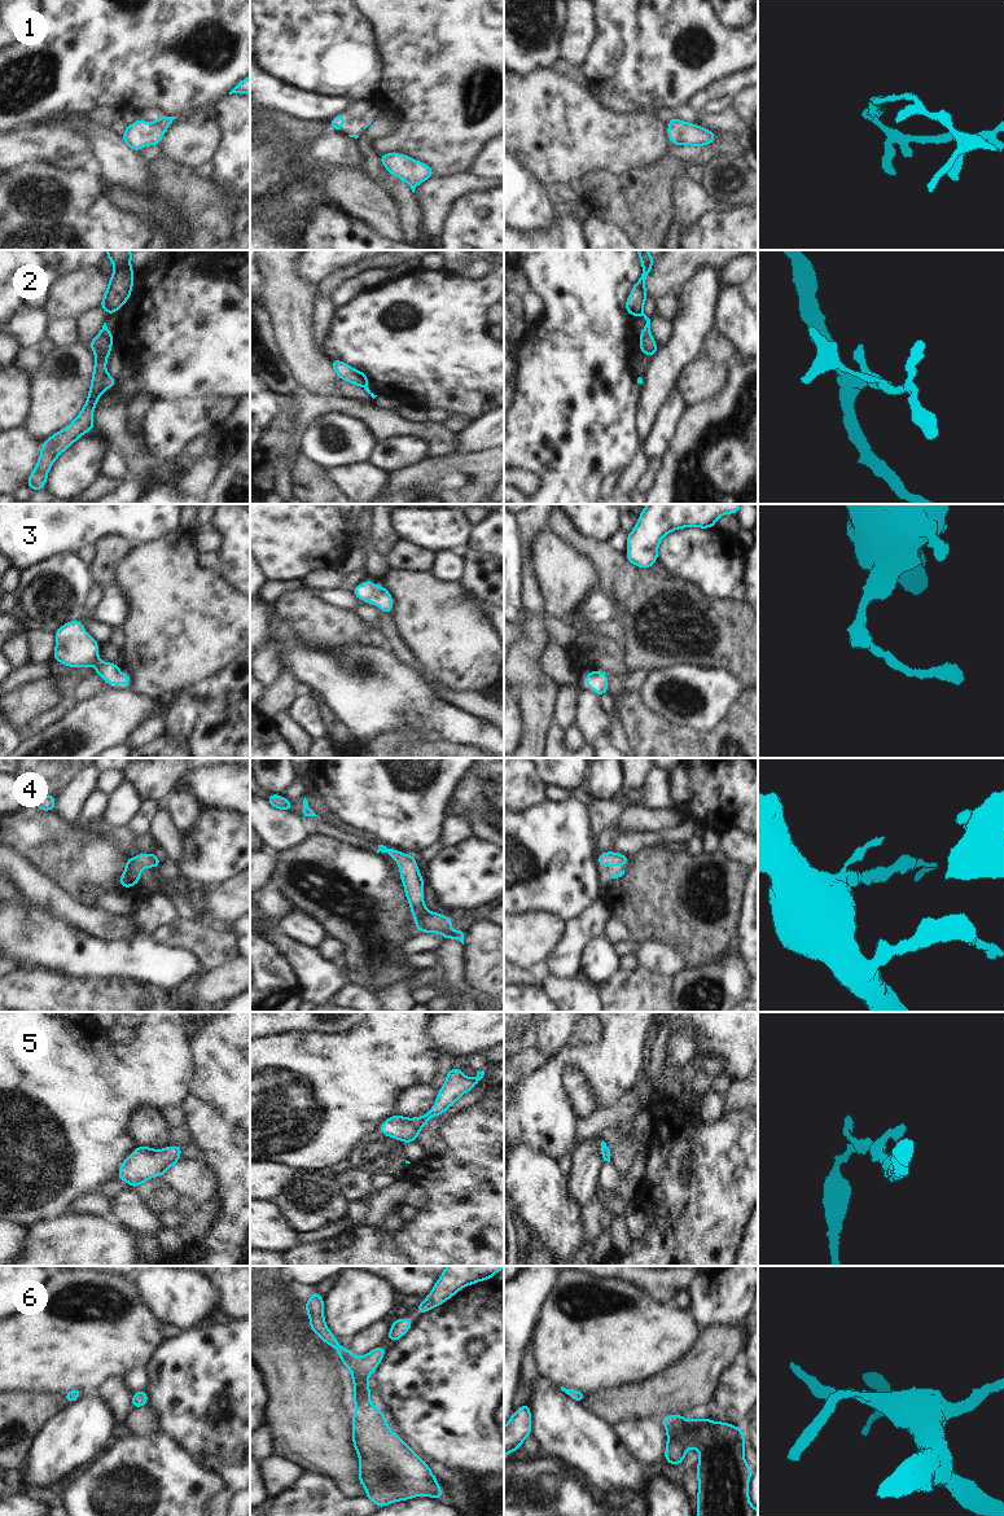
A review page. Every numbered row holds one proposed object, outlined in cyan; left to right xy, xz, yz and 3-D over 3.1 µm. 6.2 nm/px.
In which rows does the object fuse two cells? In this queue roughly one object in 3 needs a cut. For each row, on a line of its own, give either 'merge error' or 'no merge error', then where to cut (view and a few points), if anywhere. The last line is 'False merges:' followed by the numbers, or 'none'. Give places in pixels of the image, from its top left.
1: no merge error; cut none
2: merge error; cut xy (113, 311), (109, 314)
3: no merge error; cut none
4: no merge error; cut none
5: no merge error; cut none
6: no merge error; cut none
False merges: 2

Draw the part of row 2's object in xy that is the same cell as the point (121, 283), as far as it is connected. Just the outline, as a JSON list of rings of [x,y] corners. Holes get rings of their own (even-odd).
[[[106,250],[106,257],[113,263],[114,271],[100,307],[110,316],[128,301],[135,277],[133,268],[130,266],[132,260],[131,250]]]

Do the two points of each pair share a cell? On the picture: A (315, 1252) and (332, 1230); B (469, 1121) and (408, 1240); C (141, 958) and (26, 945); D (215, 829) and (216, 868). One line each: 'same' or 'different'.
A: different
B: same
C: same
D: same

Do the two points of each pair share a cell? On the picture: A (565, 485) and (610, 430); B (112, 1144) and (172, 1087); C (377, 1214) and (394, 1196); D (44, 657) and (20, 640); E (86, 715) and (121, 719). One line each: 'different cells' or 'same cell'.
A: same cell
B: same cell
C: same cell
D: different cells
E: same cell

